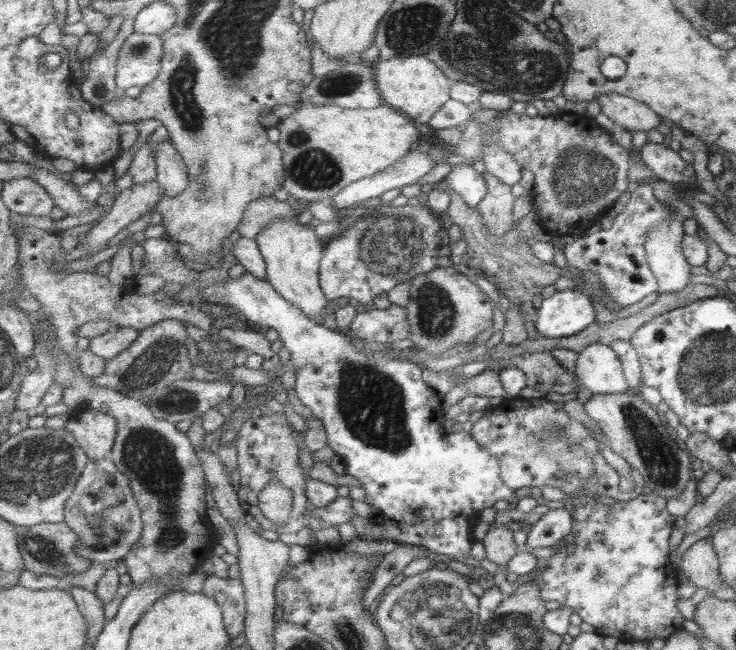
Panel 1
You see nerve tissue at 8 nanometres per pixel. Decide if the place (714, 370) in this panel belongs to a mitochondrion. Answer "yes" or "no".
yes

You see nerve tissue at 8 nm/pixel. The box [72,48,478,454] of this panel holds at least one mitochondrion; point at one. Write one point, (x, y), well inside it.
(393, 246)

